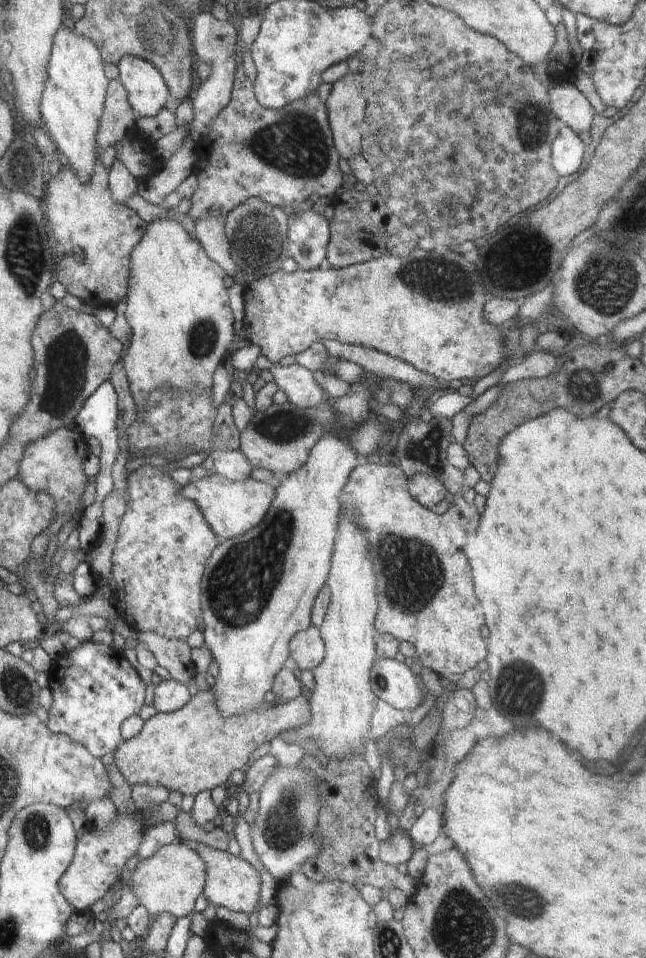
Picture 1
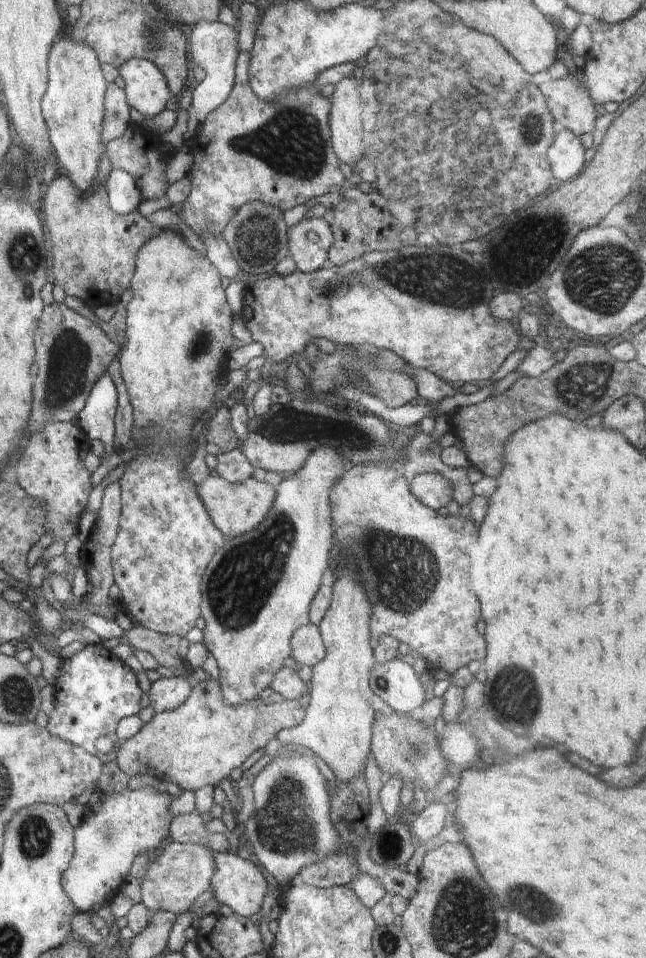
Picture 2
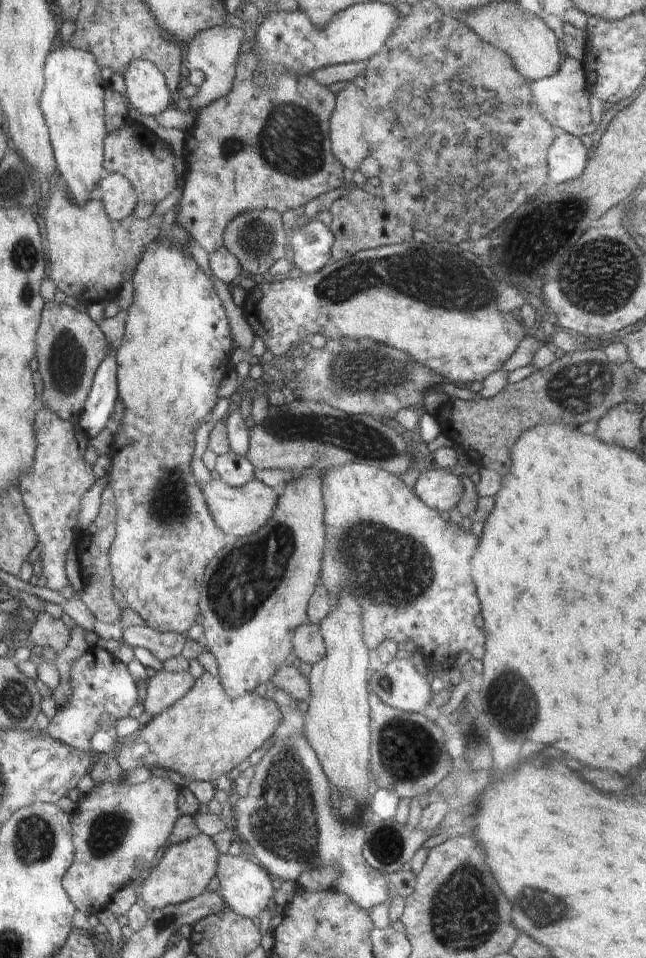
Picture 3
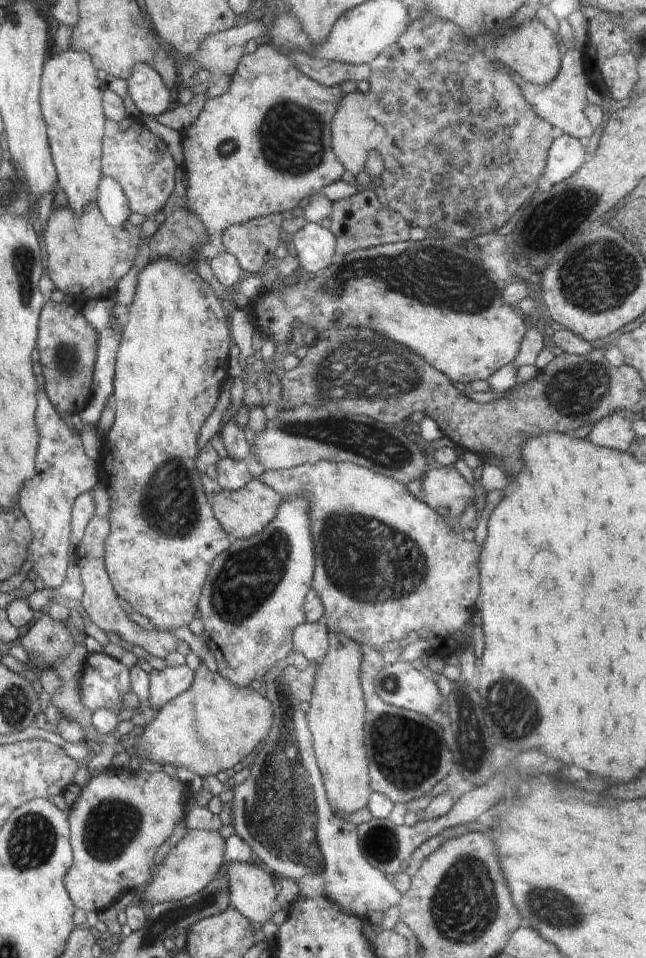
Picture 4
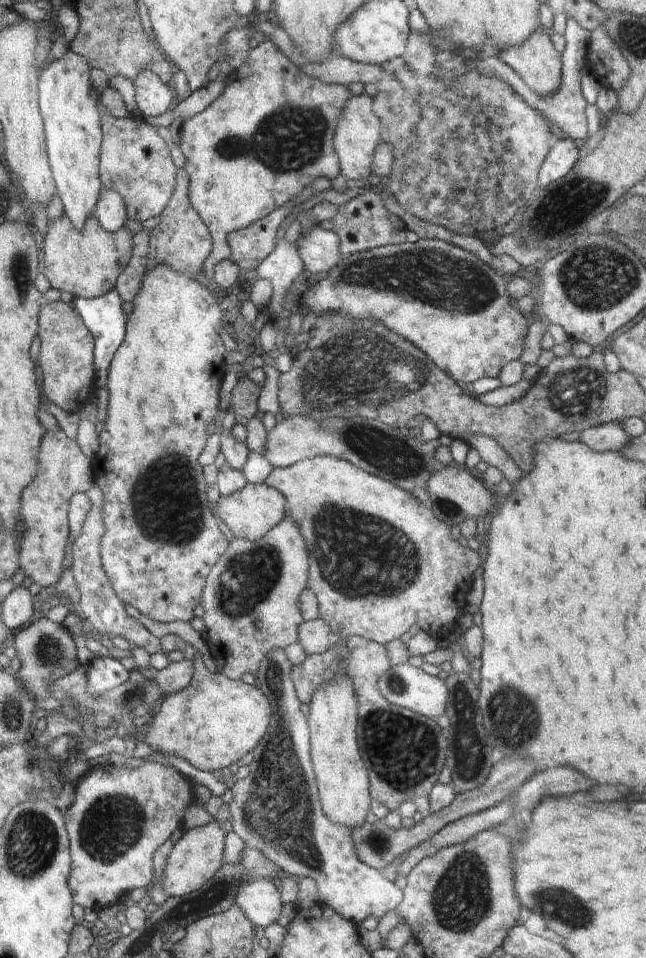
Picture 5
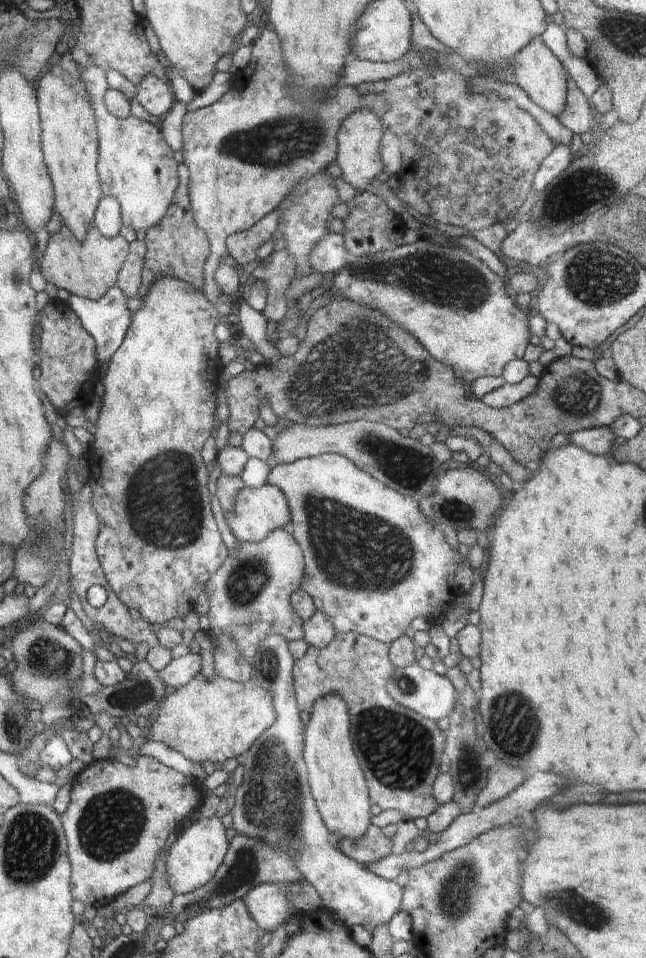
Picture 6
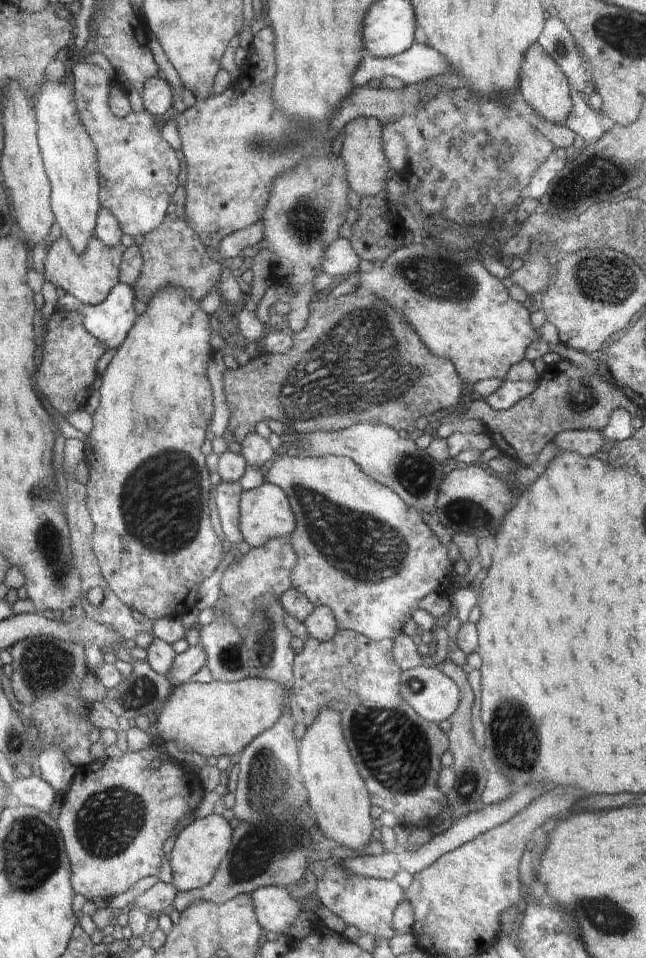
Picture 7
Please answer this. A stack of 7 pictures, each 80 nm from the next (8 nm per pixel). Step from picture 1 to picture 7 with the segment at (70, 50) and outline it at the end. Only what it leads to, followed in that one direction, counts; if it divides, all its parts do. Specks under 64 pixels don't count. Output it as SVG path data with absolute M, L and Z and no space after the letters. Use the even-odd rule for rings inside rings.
M71 64L66 67L66 75L62 82L46 82L44 90L38 96L36 102L36 122L38 122L38 144L42 148L43 165L46 167L51 183L51 210L55 212L56 222L61 228L62 235L66 235L73 247L81 253L87 248L88 241L94 234L94 222L98 220L100 203L98 202L98 158L97 148L93 142L85 124L77 109L77 96L74 82L68 82L68 74L71 73Z

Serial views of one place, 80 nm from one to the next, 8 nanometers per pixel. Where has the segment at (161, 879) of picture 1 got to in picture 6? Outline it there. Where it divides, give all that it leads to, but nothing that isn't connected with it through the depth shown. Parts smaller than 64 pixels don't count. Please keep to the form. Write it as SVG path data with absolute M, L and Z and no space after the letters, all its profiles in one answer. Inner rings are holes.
M204 817L201 820L192 821L191 826L170 843L168 856L166 856L165 871L175 894L192 893L194 890L207 885L215 877L219 867L226 860L226 855L230 849L226 833L227 830L220 818Z

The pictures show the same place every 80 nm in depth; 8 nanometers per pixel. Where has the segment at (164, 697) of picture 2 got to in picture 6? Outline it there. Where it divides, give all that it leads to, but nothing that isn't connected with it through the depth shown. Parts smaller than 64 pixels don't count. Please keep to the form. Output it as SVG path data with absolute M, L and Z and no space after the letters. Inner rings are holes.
M199 651L191 652L182 658L176 658L158 672L169 690L185 686L201 671L205 656Z

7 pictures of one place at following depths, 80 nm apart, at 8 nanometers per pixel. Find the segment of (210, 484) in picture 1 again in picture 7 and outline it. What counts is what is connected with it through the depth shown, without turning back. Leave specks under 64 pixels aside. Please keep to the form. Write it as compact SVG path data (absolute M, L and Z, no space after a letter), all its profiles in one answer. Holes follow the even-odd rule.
M265 481L259 488L243 491L239 502L239 529L243 540L251 547L261 547L273 538L291 536L295 529L295 513L291 509L290 499L287 494L275 484Z

